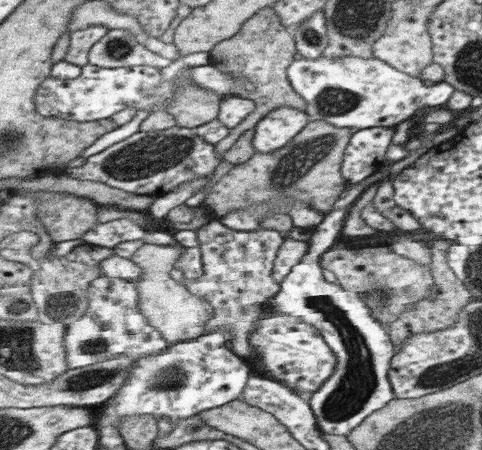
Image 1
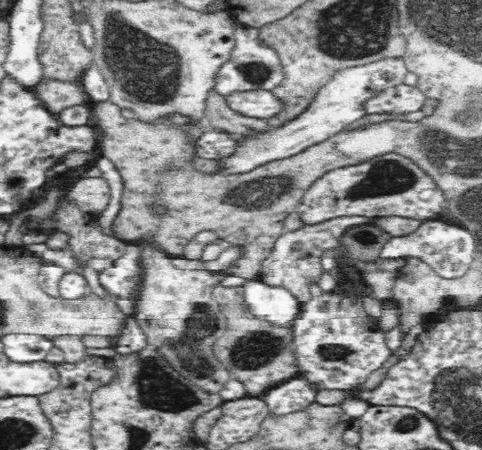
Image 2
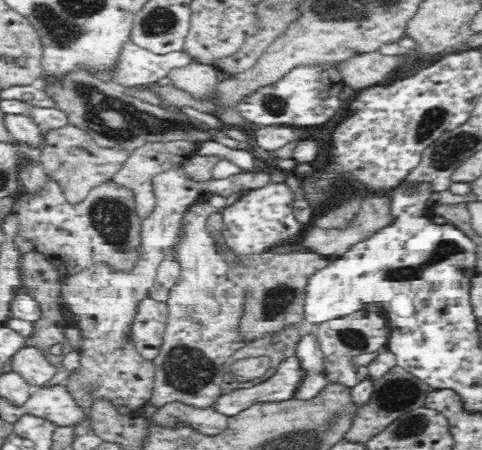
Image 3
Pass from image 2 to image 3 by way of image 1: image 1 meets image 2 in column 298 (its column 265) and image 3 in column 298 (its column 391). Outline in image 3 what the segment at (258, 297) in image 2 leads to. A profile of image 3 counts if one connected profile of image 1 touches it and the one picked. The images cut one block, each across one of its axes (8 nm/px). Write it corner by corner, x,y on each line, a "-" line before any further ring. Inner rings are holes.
316,336
302,338
302,342
298,344
298,354
296,354
296,356
302,360
302,364
304,364
306,370
308,370
308,378
306,378
304,386
298,390
296,400
308,402
308,400
312,400
318,392
322,392
324,386
328,384
326,366
324,366
324,352
322,352
322,346
320,346
320,342
316,340

